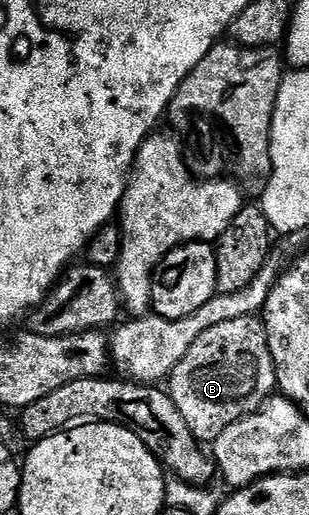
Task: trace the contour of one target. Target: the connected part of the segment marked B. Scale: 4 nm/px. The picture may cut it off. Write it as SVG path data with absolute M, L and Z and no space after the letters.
M245 315L236 321L224 321L224 325L212 325L212 329L184 353L180 365L176 365L169 377L168 393L196 438L213 441L228 425L262 410L277 386L266 324L261 318Z

